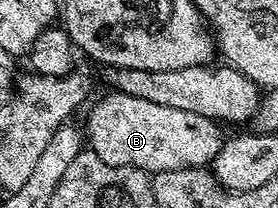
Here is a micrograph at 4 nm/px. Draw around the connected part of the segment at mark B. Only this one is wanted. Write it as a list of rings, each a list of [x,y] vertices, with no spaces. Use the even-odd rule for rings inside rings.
[[[110,92],[107,98],[102,98],[90,110],[90,115],[86,118],[86,130],[84,129],[84,138],[88,143],[89,149],[100,160],[104,160],[104,164],[109,166],[129,166],[132,170],[145,172],[150,170],[151,175],[159,174],[160,172],[172,172],[173,170],[196,170],[199,168],[206,168],[213,163],[214,157],[220,152],[224,141],[224,134],[218,130],[219,127],[213,121],[207,118],[201,118],[192,113],[180,112],[178,108],[160,108],[160,104],[148,104],[148,100],[140,100],[136,96],[128,96],[127,94],[120,94],[117,92]]]

